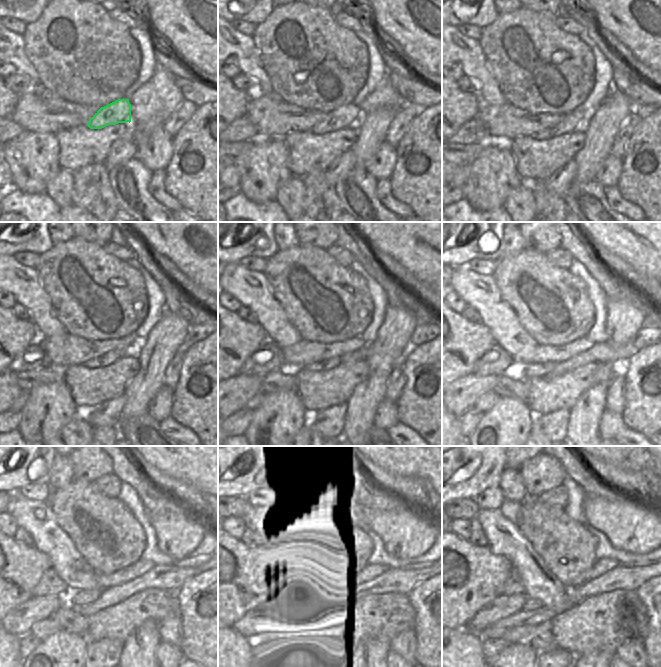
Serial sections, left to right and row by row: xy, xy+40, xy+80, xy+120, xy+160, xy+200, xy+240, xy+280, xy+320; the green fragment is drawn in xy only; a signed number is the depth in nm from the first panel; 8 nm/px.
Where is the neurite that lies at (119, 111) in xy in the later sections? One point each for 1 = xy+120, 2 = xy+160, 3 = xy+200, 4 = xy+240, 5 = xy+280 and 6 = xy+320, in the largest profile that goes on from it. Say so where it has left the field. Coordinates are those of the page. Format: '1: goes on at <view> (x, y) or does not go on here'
1: goes on at xy+120 (112, 356)
2: goes on at xy+160 (330, 363)
3: goes on at xy+200 (532, 370)
4: goes on at xy+240 (76, 599)
5: goes on at xy+280 (301, 600)
6: goes on at xy+320 (531, 604)

